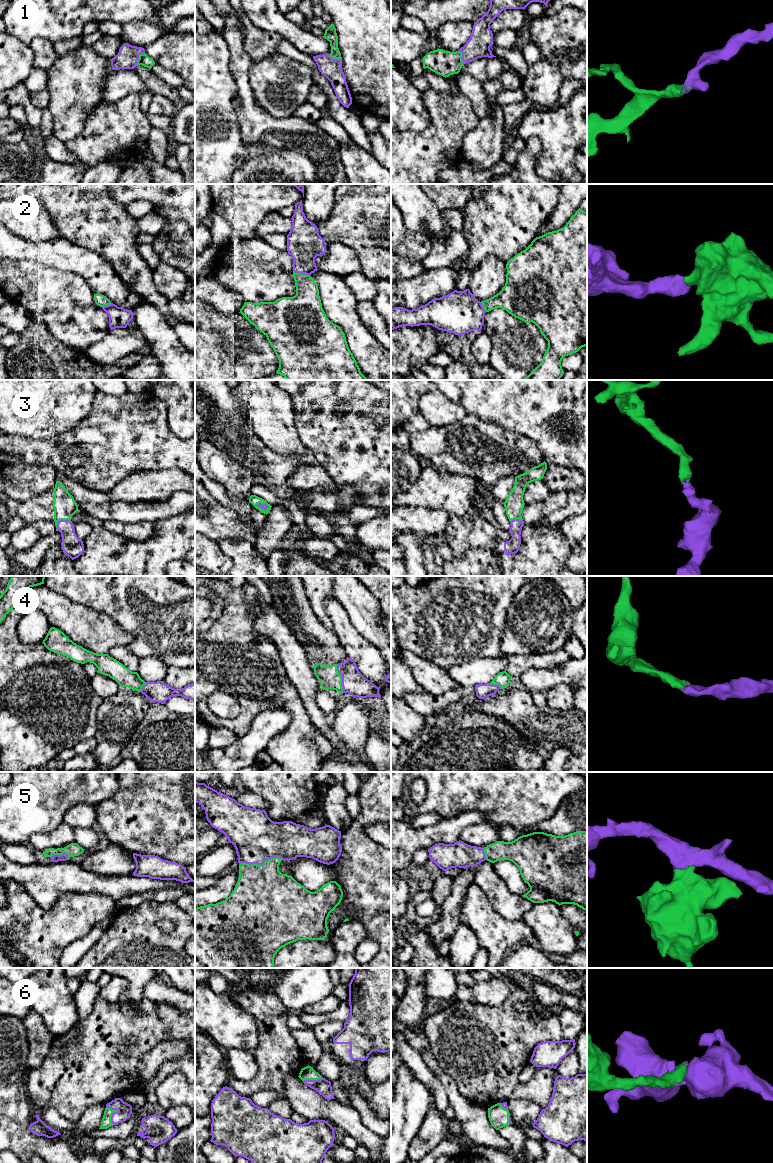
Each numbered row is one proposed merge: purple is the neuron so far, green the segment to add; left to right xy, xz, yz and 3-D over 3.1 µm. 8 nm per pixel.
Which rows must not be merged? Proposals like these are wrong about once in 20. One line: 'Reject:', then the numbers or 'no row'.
Reject: no row

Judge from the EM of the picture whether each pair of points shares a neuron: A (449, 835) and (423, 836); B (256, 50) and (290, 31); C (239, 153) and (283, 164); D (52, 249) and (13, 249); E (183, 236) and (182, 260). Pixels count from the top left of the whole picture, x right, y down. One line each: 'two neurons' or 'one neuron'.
A: one neuron
B: two neurons
C: two neurons
D: one neuron
E: one neuron

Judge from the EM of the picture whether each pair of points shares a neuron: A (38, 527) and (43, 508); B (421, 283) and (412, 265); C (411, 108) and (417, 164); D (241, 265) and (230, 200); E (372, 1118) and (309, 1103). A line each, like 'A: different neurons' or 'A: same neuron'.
A: different neurons
B: different neurons
C: different neurons
D: different neurons
E: different neurons

